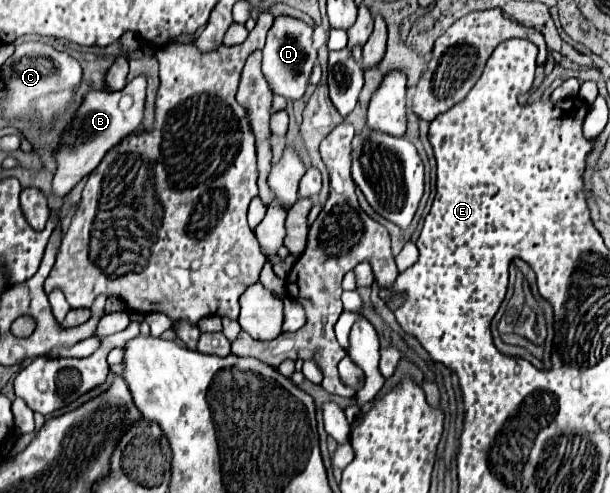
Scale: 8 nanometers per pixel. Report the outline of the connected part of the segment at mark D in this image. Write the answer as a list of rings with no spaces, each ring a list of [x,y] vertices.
[[[277,16],[263,48],[263,74],[275,94],[281,94],[291,100],[299,100],[305,94],[309,84],[309,76],[313,64],[317,62],[317,50],[313,48],[313,26],[291,18],[291,16]]]

